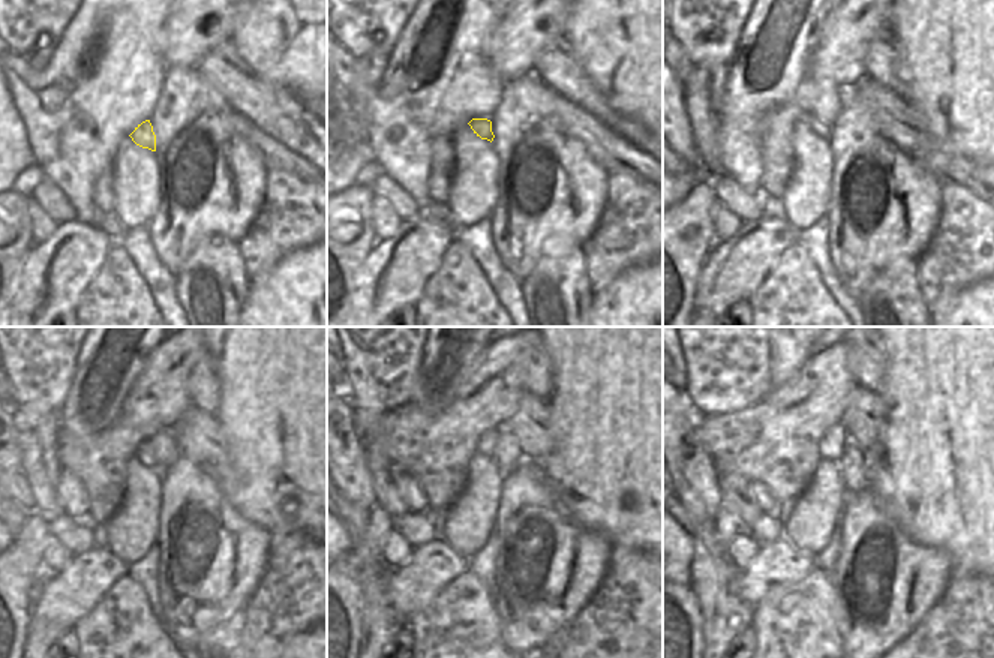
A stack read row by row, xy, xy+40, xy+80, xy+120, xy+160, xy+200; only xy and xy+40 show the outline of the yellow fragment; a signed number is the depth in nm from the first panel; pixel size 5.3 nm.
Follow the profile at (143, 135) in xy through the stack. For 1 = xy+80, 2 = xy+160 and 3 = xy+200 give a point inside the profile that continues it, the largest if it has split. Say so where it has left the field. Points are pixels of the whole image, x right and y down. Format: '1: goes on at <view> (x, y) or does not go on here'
1: goes on at xy+80 (820, 128)
2: goes on at xy+160 (486, 445)
3: goes on at xy+200 (835, 439)

